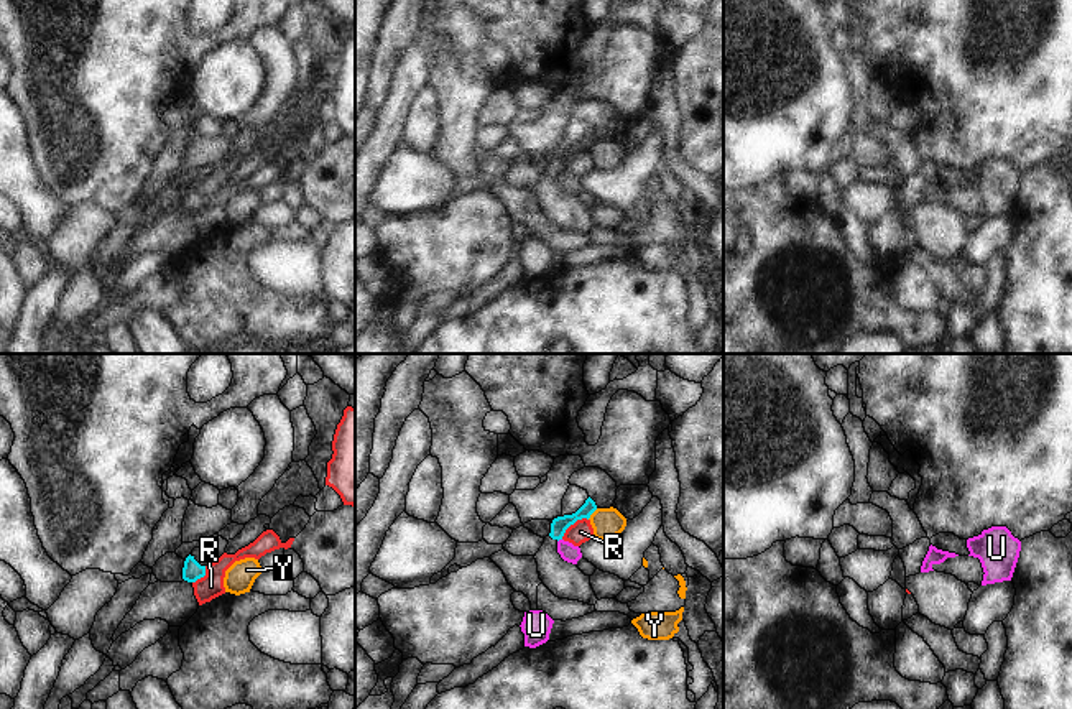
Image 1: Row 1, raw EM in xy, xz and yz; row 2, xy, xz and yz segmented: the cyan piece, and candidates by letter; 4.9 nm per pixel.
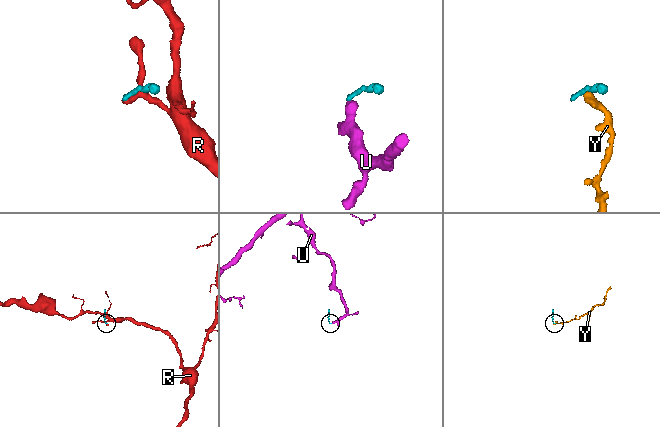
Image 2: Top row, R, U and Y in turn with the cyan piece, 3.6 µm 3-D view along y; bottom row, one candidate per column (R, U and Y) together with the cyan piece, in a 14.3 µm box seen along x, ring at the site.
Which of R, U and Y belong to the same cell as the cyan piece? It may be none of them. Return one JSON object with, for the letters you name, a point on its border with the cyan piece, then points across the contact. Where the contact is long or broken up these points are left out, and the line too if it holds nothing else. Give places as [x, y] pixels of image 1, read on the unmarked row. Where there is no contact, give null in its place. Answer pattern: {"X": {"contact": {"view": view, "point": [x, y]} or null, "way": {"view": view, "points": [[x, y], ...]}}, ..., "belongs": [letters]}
{"belongs": []}

